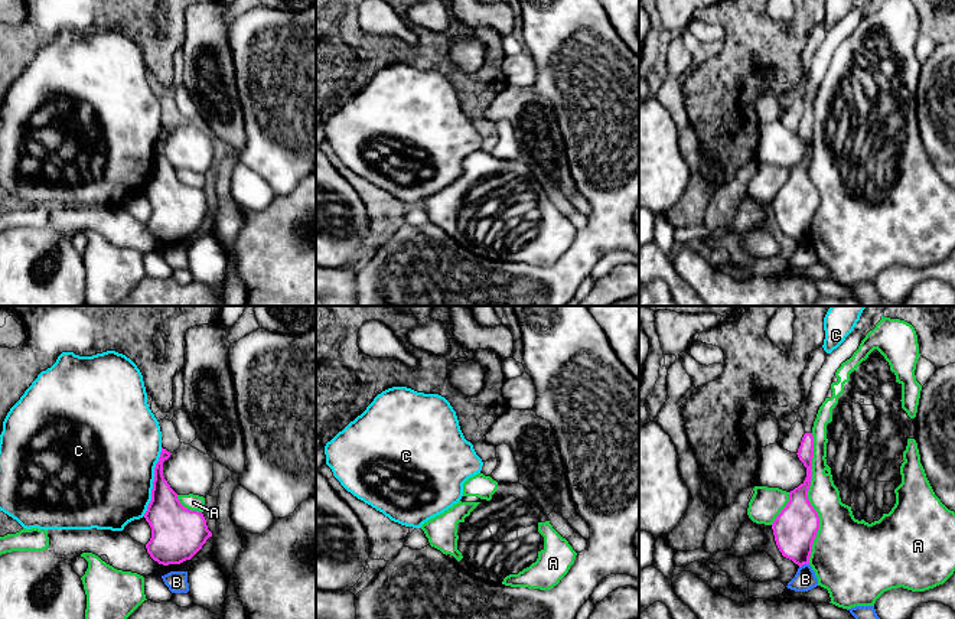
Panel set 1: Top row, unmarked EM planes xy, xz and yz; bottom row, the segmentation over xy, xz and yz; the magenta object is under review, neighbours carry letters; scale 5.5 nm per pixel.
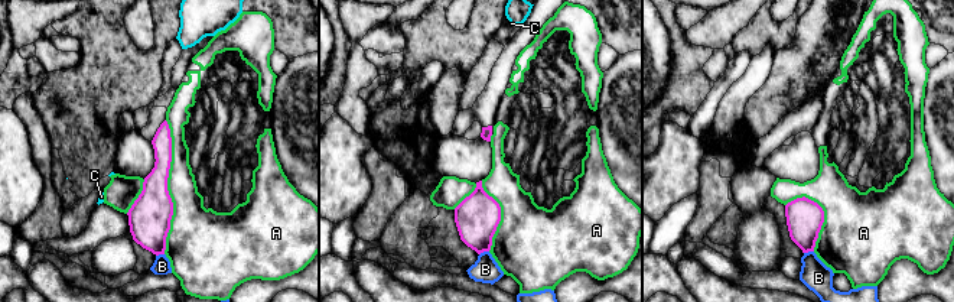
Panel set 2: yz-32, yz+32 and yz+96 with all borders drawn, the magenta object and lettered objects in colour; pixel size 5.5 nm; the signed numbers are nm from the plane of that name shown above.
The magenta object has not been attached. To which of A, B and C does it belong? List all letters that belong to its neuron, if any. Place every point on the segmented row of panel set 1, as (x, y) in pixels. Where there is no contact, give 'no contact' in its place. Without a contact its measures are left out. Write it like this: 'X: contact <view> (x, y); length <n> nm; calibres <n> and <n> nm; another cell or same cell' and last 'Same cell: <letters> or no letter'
A: contact yz (807, 498); length 750 nm; calibres 240 and 220 nm; another cell
B: contact yz (804, 563); length 60 nm; calibres 240 and 120 nm; another cell
C: contact xy (153, 482); length 400 nm; calibres 240 and 500 nm; another cell
Same cell: no letter

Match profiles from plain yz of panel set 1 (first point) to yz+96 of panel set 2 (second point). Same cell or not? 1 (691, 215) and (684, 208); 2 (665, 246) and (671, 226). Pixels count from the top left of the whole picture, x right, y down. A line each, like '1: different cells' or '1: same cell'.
1: different cells
2: same cell

